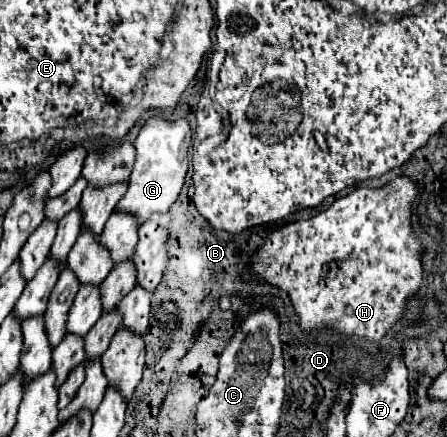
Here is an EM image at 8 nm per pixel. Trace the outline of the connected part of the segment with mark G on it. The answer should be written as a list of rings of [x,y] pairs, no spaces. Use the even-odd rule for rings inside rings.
[[[163,116],[147,118],[135,140],[137,160],[131,172],[129,188],[127,194],[121,198],[121,202],[117,204],[117,208],[135,214],[139,218],[139,224],[143,224],[153,212],[169,210],[185,184],[189,168],[189,158],[187,158],[189,144],[191,144],[191,126],[187,118],[179,120]]]

